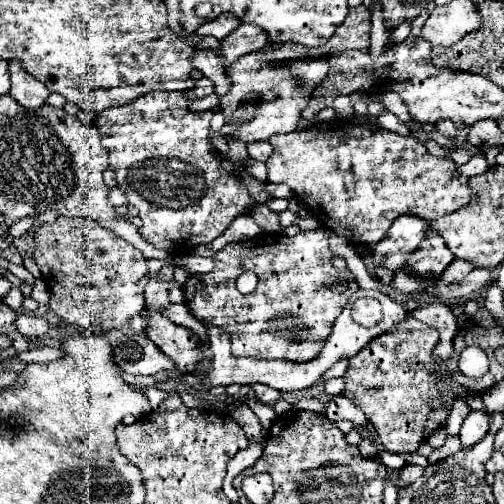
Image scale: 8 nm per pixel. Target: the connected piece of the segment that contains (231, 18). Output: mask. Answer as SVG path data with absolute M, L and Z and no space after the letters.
M220 14L218 18L210 20L210 22L204 22L196 34L198 36L214 36L218 40L226 38L232 30L236 30L240 26L240 20L234 16L234 14Z

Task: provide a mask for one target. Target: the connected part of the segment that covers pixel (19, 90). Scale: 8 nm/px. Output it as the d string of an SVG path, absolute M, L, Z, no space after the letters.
M10 62L10 78L12 78L10 96L18 104L22 104L24 108L40 108L46 104L46 98L50 96L48 86L44 86L44 82L36 82L20 66L20 62Z

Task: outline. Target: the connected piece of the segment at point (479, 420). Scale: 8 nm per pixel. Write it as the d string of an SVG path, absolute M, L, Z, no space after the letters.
M472 410L464 424L462 424L462 430L460 430L460 440L462 440L462 446L464 448L470 448L472 444L476 444L478 440L482 440L488 432L488 426L492 422L492 416L490 412L486 410Z

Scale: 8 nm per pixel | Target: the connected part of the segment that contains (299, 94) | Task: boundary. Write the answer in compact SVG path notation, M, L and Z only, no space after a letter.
M264 50L246 54L228 66L228 76L232 78L232 90L220 98L220 108L226 116L222 134L240 138L244 142L268 140L272 134L292 132L300 120L300 112L308 106L312 90L328 74L328 56L318 58L298 58L290 62L264 62Z

